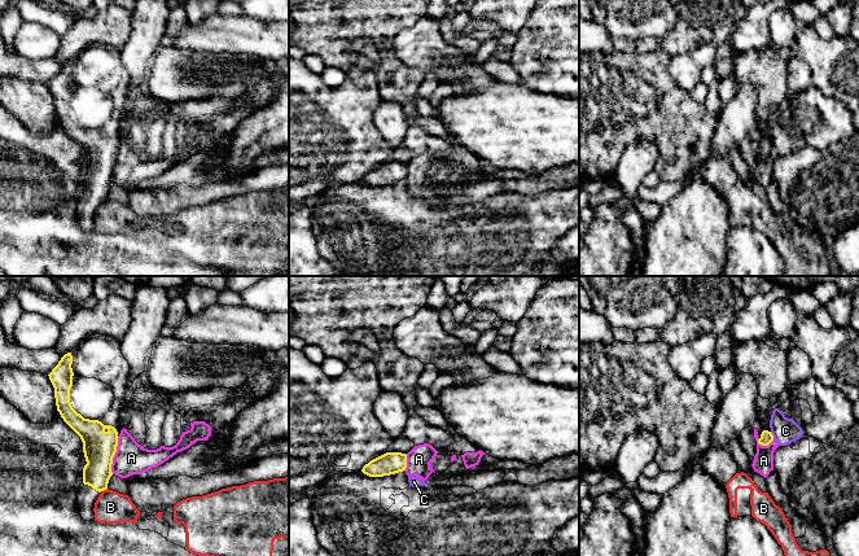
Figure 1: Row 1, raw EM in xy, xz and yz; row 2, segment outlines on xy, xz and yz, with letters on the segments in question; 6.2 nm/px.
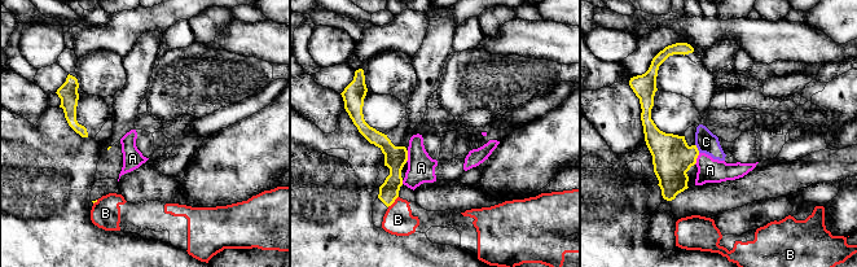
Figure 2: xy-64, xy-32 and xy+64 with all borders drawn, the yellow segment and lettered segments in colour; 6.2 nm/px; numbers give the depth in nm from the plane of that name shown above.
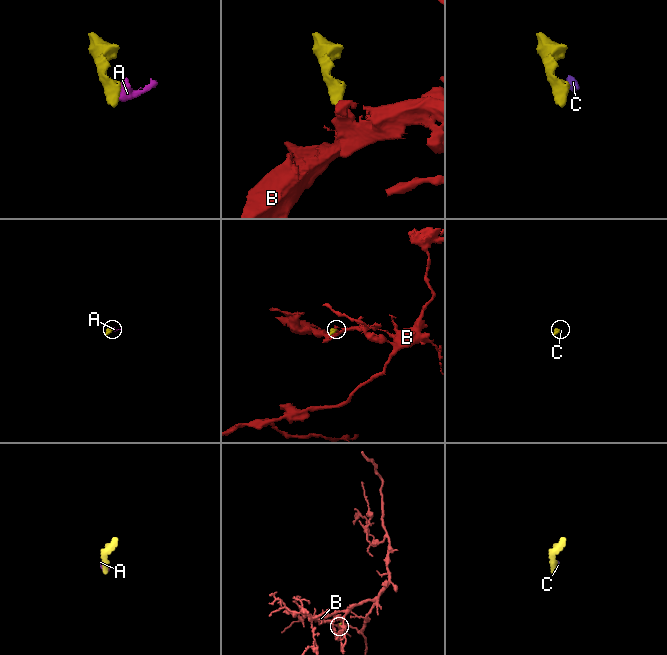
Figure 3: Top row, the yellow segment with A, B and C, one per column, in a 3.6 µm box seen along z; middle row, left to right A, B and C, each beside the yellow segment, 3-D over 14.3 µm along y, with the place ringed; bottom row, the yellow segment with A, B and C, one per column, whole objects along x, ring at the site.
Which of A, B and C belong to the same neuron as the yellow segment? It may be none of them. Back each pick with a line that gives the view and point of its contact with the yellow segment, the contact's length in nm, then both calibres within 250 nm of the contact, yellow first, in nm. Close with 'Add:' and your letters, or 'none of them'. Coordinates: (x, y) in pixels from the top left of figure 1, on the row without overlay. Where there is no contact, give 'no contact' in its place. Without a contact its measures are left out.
Add: none of them

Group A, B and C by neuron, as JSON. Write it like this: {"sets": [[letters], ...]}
{"sets": [["A", "C"], ["B"]]}

